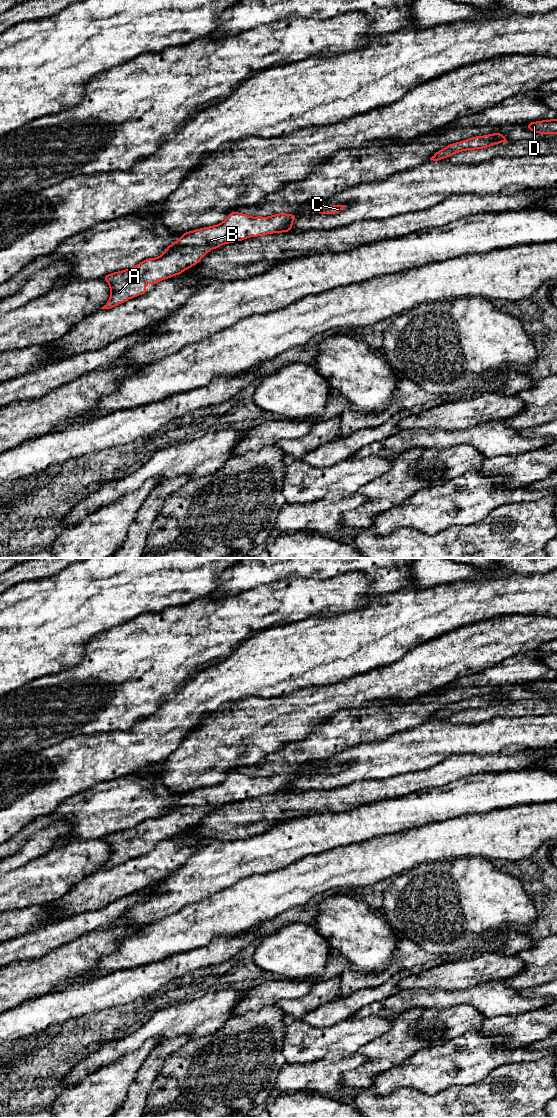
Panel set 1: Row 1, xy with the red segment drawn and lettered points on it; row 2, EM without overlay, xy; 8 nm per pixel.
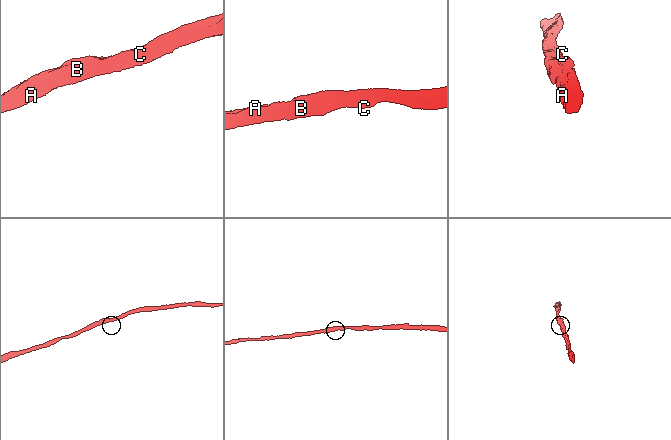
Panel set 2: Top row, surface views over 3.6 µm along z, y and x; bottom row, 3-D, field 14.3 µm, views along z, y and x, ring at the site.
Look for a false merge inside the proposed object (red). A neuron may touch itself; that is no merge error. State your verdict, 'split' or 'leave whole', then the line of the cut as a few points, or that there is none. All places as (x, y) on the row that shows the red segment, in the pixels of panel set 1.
leave whole; no cut

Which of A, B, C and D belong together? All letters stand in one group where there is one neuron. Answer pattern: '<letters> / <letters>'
A B C D

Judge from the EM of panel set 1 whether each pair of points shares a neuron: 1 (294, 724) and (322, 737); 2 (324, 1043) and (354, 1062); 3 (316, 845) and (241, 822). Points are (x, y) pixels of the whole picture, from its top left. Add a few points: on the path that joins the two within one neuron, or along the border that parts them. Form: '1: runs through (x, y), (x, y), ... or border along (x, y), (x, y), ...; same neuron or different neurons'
1: border along (329, 717), (306, 736), (290, 743); different neurons
2: border along (358, 1050), (354, 1052), (330, 1051), (314, 1060); different neurons
3: border along (289, 821), (276, 823), (266, 831), (245, 839); different neurons

